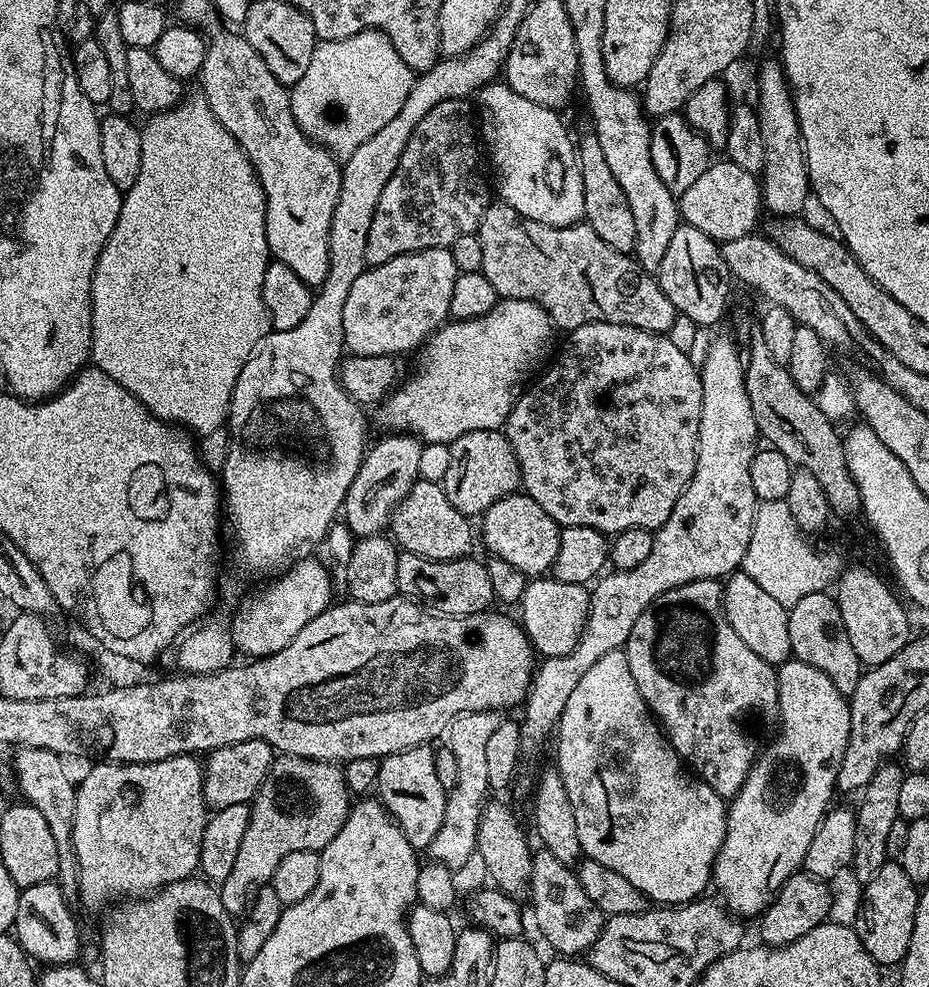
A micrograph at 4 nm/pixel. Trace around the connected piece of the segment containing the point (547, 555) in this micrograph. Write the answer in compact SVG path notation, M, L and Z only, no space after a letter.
M523 494L504 496L484 512L478 524L478 532L484 535L484 544L491 555L510 563L528 578L540 578L551 569L554 558L558 558L560 525L534 502L534 498Z

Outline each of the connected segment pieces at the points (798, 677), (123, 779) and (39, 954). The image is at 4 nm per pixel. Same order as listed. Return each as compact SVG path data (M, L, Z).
M789 658L779 665L776 681L778 716L786 716L788 744L796 758L804 758L804 786L784 808L784 814L774 808L770 810L766 802L768 784L762 780L762 762L755 762L740 789L731 797L727 805L726 838L716 851L712 884L720 891L719 899L724 907L737 918L759 917L772 905L786 878L801 871L806 850L810 850L810 838L814 838L824 813L833 803L832 792L837 791L838 770L850 738L849 697L843 696L822 670L814 670L814 666L806 662Z
M195 755L168 756L164 760L155 760L149 764L96 763L100 764L94 765L76 784L76 809L74 810L74 834L72 835L72 845L74 846L74 854L80 871L80 895L78 900L79 903L84 903L92 912L98 911L99 908L105 907L104 909L107 909L113 902L120 902L125 898L151 896L159 892L160 889L168 887L169 884L189 879L200 866L202 834L210 815L208 803L204 801L204 765Z
M55 880L38 882L38 886L20 889L14 935L22 950L26 950L26 954L31 956L33 961L44 966L76 964L79 961L80 928L76 925L72 907Z

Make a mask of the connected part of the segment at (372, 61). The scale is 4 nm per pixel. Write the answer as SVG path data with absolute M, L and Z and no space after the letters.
M369 30L341 40L321 40L310 58L310 66L306 66L306 74L302 74L297 84L291 85L292 113L297 126L308 137L343 162L366 142L366 138L378 134L378 130L402 110L402 102L406 102L406 94L410 94L413 79L412 68L402 62L398 50L394 50L384 32Z

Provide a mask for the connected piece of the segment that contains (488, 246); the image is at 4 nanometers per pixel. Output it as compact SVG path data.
M492 202L480 220L478 235L482 246L480 271L486 278L490 278L490 286L494 286L497 297L540 304L557 329L571 330L583 324L605 320L647 332L668 334L678 321L676 308L660 288L659 279L647 272L629 253L606 246L606 242L602 242L602 238L598 238L598 234L594 234L586 222L555 228L518 214L514 206Z

